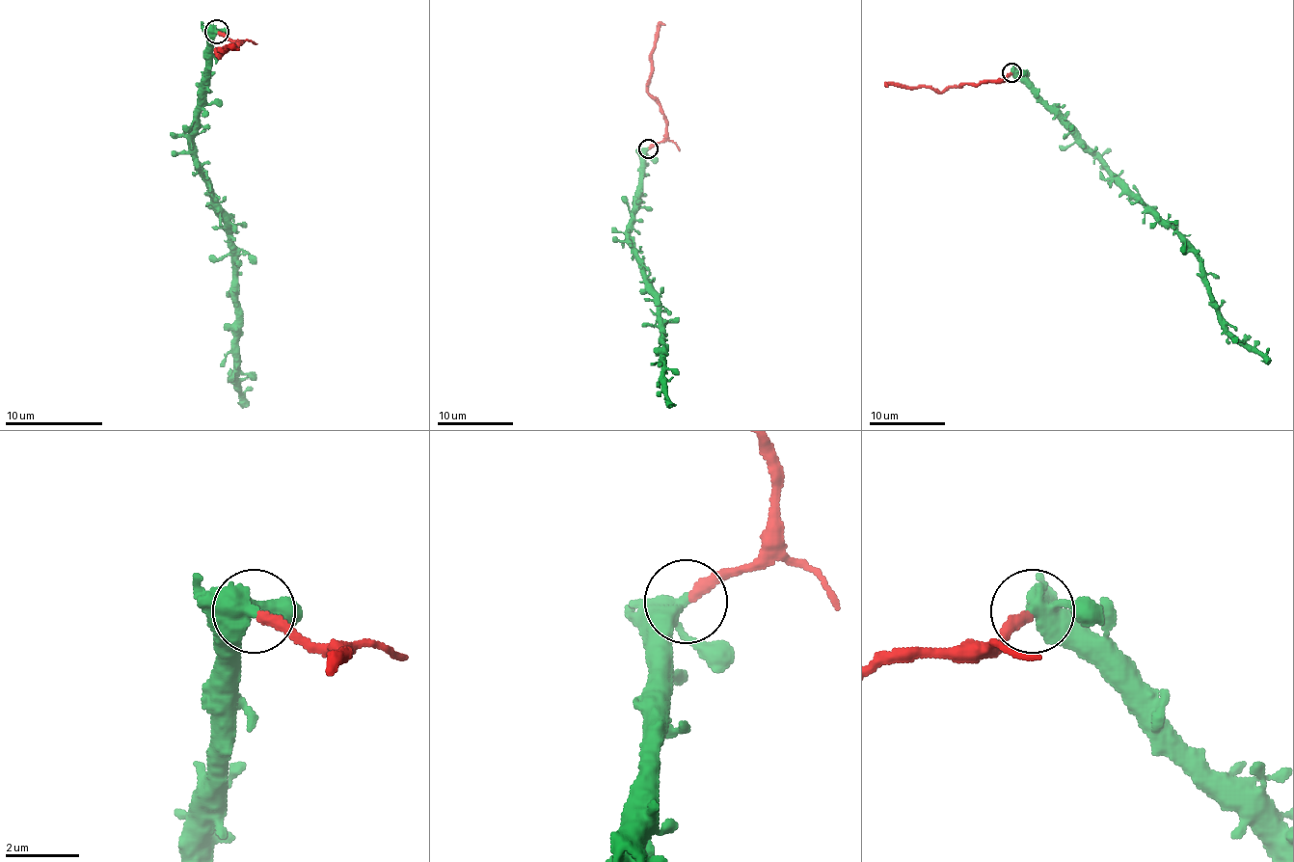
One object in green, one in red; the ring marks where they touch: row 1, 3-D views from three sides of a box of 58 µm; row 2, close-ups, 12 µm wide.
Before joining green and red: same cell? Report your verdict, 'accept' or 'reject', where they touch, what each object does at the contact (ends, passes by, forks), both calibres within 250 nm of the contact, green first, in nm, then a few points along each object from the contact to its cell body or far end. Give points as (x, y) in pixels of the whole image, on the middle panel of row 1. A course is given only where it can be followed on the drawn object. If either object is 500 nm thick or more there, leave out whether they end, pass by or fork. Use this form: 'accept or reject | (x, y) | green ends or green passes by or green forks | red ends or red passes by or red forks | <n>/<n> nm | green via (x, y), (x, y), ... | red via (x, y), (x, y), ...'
reject | (648, 148) | green passes by | red ends | 460/320 nm | green via (648, 149), (630, 246), (641, 269), (645, 287), (656, 307), (661, 331), (663, 393), (667, 401), (675, 405) | red via (648, 149), (665, 132), (661, 105), (648, 93), (654, 34), (661, 24), (665, 24)

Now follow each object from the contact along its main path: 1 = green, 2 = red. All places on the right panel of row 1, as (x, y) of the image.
1: (1012, 72), (1170, 226), (1194, 254), (1199, 263), (1201, 282), (1219, 320), (1238, 339), (1264, 354), (1268, 349)
2: (1012, 74), (995, 81), (944, 89), (887, 87)

